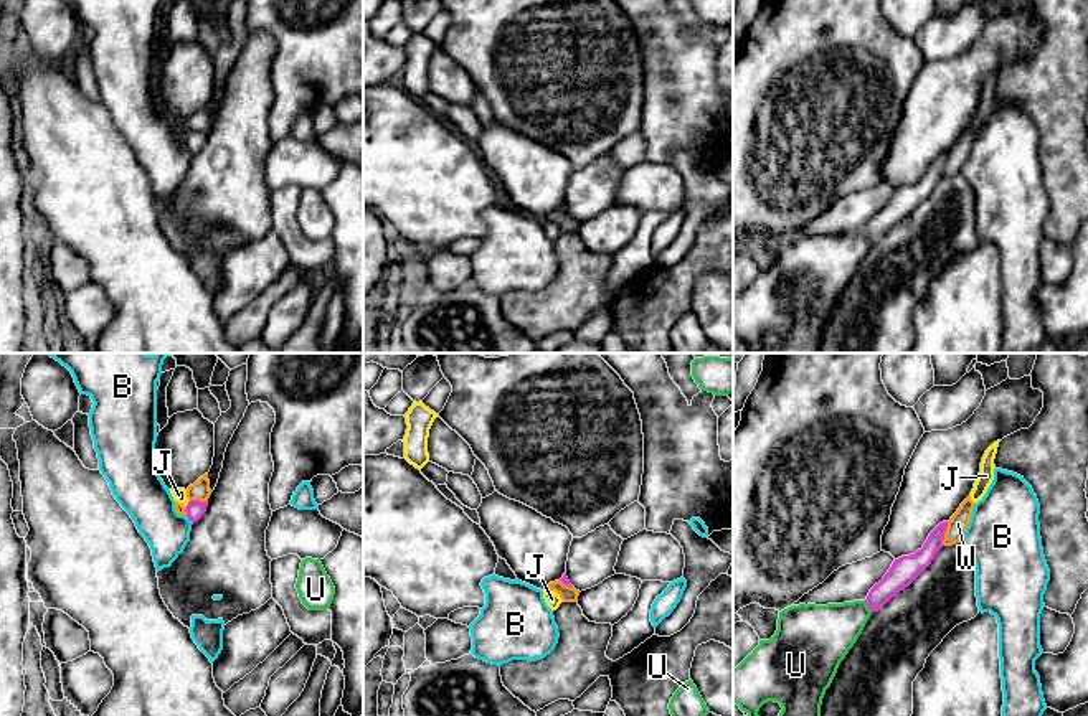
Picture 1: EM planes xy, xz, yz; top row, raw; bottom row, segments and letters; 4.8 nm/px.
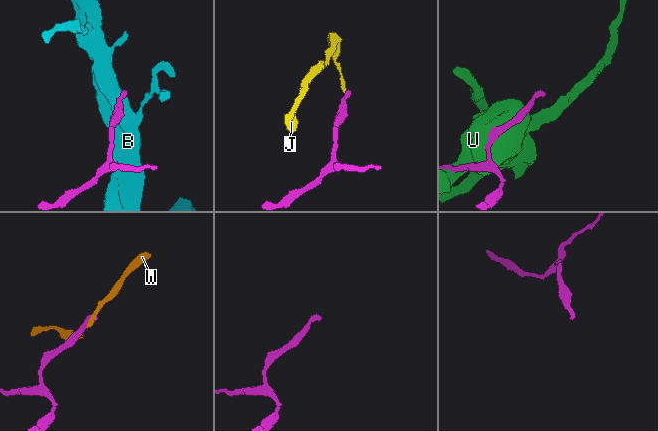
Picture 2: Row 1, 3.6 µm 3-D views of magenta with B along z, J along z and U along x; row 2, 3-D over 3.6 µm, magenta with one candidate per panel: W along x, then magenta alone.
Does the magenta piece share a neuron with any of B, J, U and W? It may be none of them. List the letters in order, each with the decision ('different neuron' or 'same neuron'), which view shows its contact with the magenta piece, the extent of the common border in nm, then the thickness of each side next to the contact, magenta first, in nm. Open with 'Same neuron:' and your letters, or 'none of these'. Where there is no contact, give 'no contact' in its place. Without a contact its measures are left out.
Same neuron: J
B: different neuron; meets magenta in xy; contact 50 nm long; 90 nm thick on the magenta side, 220 nm on the other
J: same neuron; meets magenta in xy; contact 50 nm long; 90 nm thick on the magenta side, 70 nm on the other
U: different neuron; meets magenta in yz; contact 70 nm long; 140 nm thick on the magenta side, 280 nm on the other
W: different neuron; meets magenta in yz; contact 120 nm long; 120 nm thick on the magenta side, 90 nm on the other

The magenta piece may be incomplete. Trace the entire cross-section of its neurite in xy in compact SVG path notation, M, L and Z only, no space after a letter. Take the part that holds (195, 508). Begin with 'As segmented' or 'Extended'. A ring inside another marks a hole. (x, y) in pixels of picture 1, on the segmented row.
Extended. M185 488L170 490L175 502L185 506L187 516L192 523L198 521L206 511L208 502L188 500Z

